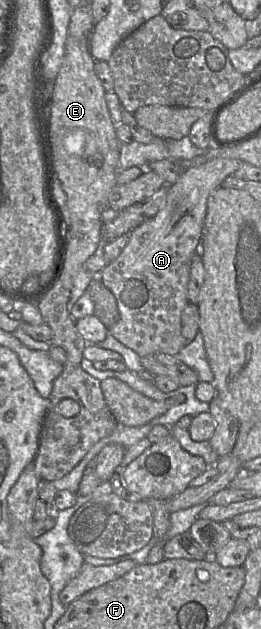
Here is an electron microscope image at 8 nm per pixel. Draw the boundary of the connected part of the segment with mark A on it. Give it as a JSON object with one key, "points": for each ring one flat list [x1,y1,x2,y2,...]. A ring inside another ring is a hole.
{"points":[[214,158,201,165,185,169,176,183,168,185,164,207,151,219,145,221,129,234,129,240,120,255,97,276,115,296,119,320,109,333,140,357,163,353,176,356,186,346,181,333,181,315,189,303,187,285,190,266,197,246,201,243,203,225,210,193,221,187,222,182,244,163,238,159]]}

